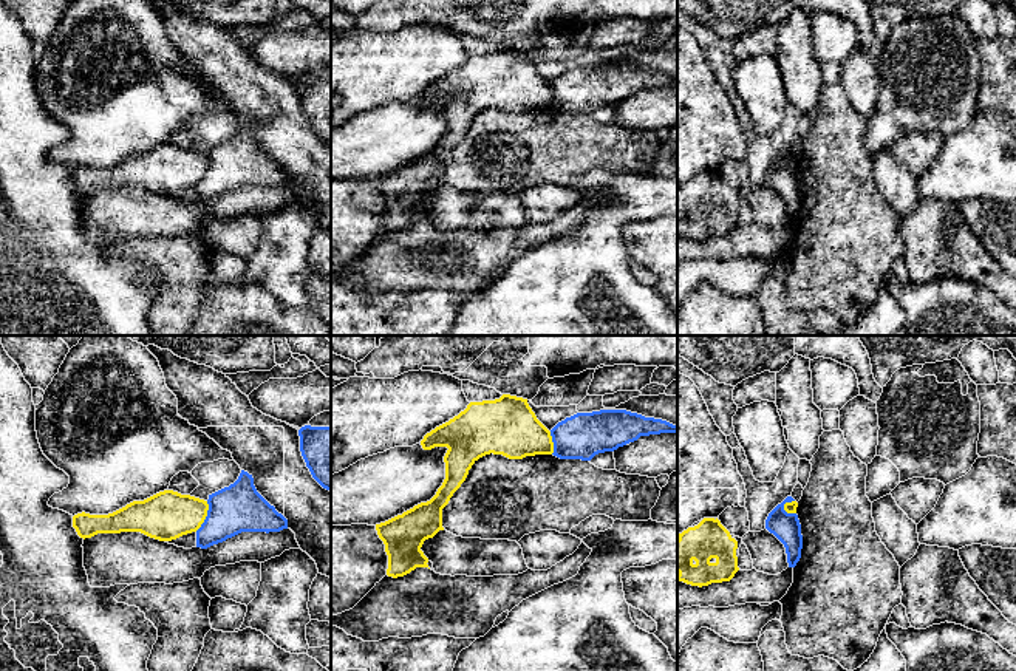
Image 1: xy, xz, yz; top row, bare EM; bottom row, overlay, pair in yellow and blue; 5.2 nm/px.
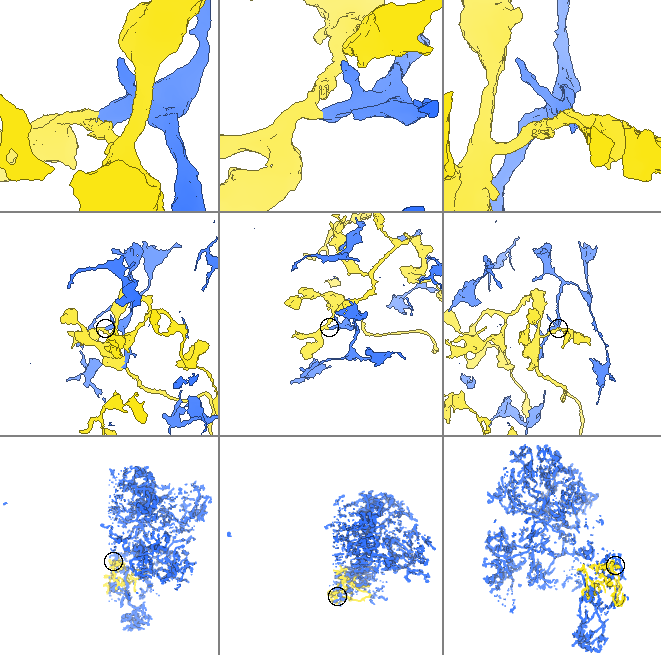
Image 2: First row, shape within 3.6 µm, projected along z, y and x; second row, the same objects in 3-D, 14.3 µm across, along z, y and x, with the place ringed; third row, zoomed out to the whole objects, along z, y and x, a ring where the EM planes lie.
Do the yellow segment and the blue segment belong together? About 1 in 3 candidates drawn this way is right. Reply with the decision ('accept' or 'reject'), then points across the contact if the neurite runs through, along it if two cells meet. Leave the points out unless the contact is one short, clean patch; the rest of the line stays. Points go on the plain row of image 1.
reject

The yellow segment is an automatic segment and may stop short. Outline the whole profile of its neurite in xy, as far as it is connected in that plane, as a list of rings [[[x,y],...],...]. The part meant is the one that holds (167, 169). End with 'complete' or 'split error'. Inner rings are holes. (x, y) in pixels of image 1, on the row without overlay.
[[[164,144],[108,169],[77,167],[73,170],[73,181],[84,193],[97,187],[141,186],[159,195],[172,195],[196,186],[207,164],[204,153]]] | complete

